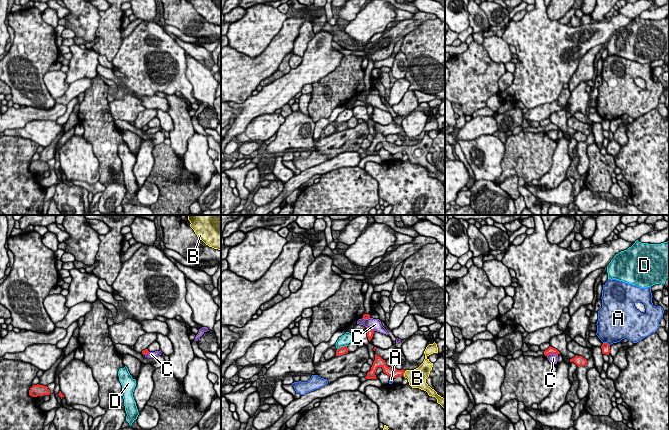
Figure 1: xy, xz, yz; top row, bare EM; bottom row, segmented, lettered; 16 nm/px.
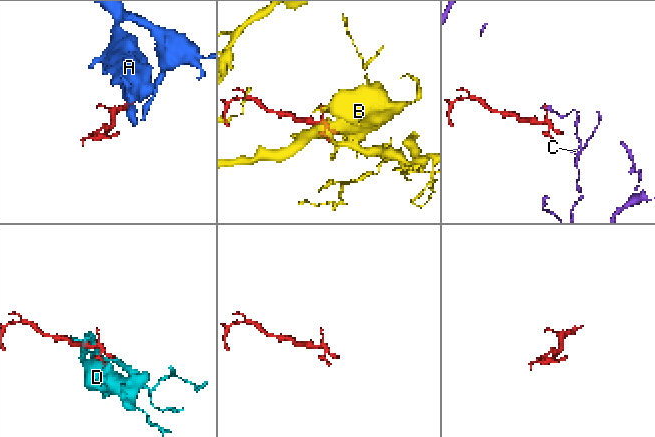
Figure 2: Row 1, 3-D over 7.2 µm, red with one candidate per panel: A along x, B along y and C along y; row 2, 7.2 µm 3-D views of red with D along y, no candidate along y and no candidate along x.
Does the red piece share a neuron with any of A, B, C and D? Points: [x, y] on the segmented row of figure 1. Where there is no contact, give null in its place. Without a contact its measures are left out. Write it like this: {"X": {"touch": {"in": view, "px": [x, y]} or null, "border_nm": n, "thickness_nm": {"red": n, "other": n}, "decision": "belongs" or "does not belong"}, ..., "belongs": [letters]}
{"A": {"touch": {"in": "yz", "px": [606, 343]}, "border_nm": 120, "thickness_nm": {"red": 130, "other": 460}, "decision": "does not belong"}, "B": {"touch": {"in": "xz", "px": [404, 372]}, "border_nm": 90, "thickness_nm": {"red": 160, "other": 280}, "decision": "belongs"}, "C": {"touch": {"in": "yz", "px": [552, 353]}, "border_nm": 180, "thickness_nm": {"red": 120, "other": 160}, "decision": "does not belong"}, "D": {"touch": {"in": "xz", "px": [341, 347]}, "border_nm": 170, "thickness_nm": {"red": 130, "other": 180}, "decision": "does not belong"}, "belongs": ["B"]}

